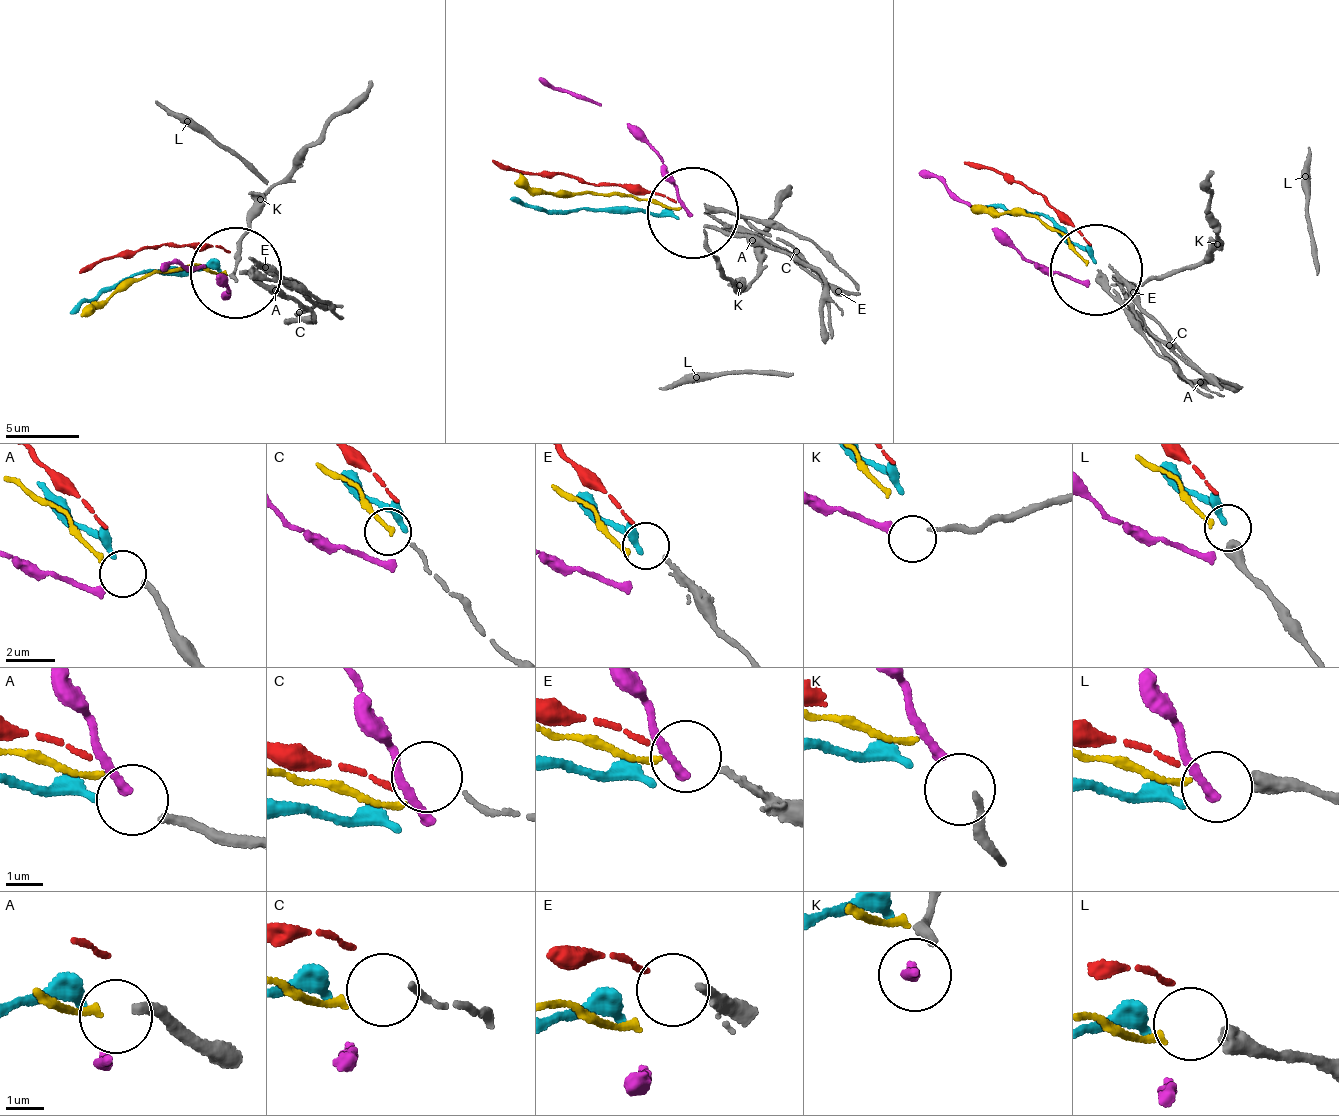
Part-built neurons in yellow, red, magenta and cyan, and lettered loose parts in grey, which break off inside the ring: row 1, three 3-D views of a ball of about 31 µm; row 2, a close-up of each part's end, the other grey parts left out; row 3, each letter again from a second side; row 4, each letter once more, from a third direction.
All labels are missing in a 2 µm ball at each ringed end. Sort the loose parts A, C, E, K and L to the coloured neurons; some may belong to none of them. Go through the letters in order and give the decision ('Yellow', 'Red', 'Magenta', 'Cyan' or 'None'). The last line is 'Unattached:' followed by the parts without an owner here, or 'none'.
A: Cyan
C: None
E: Red
K: Magenta
L: Yellow
Unattached: C

